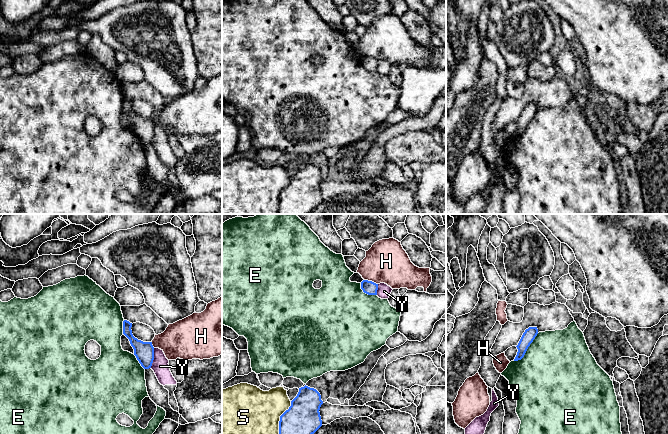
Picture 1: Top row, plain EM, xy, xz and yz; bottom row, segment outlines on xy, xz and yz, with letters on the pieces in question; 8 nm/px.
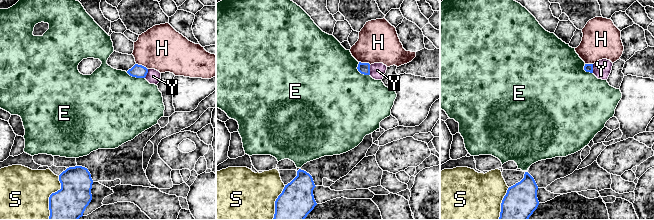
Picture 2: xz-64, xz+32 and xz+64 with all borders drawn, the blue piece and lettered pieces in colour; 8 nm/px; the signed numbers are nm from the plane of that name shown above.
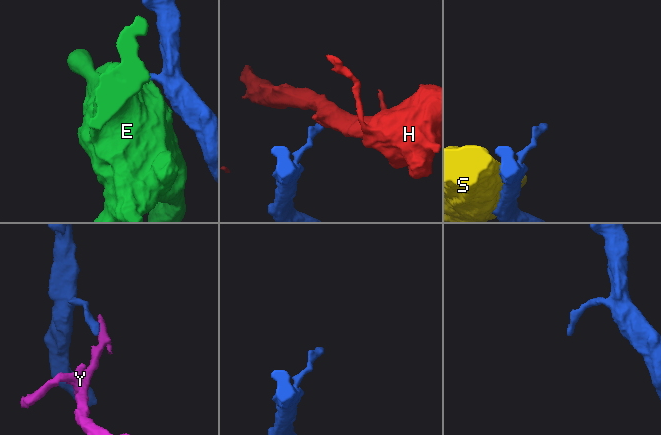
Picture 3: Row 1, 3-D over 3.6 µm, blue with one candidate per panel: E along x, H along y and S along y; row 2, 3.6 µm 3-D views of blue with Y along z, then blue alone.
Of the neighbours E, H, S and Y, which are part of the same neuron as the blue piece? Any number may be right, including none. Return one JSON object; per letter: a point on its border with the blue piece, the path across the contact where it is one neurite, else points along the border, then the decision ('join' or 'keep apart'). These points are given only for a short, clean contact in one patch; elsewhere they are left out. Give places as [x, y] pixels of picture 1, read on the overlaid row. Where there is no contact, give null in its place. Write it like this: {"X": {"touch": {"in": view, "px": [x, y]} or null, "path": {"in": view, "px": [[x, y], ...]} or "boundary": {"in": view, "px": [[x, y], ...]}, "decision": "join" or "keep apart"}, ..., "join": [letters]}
{"E": {"touch": {"in": "yz", "px": [527, 348]}, "decision": "keep apart"}, "H": {"touch": {"in": "xz", "px": [371, 281]}, "decision": "keep apart"}, "S": {"touch": {"in": "xz", "px": [280, 417]}, "decision": "keep apart"}, "Y": {"touch": {"in": "xy", "px": [153, 358]}, "boundary": {"in": "xy", "px": [[154, 348], [154, 359], [150, 367]]}, "decision": "keep apart"}, "join": []}

